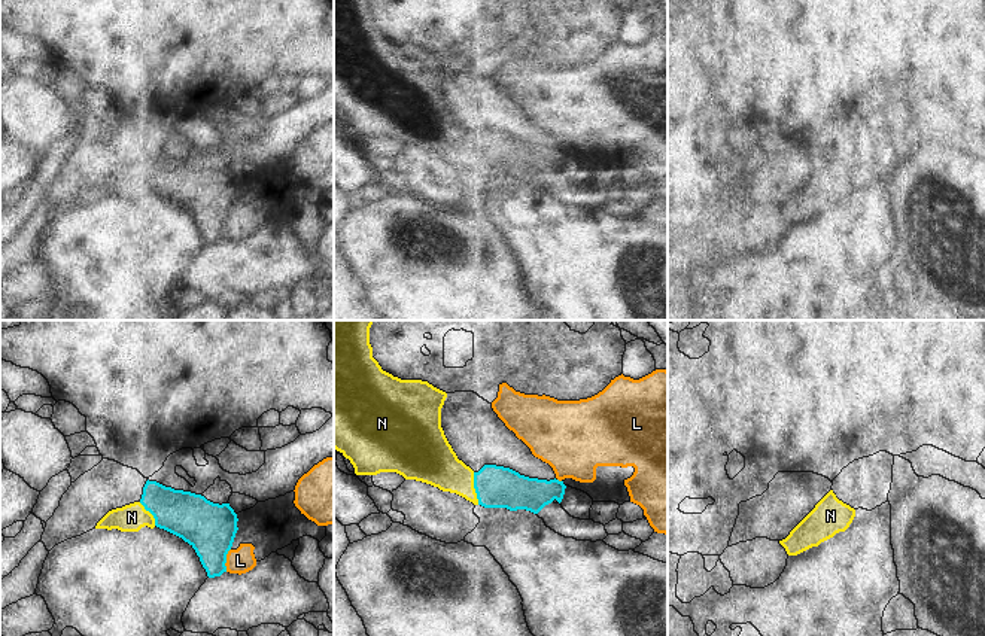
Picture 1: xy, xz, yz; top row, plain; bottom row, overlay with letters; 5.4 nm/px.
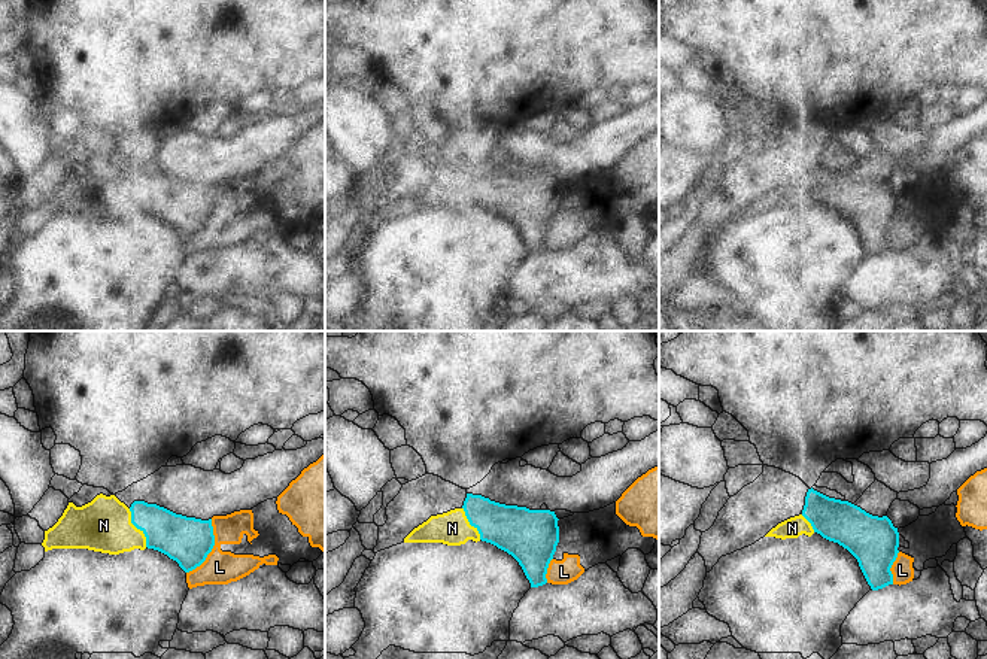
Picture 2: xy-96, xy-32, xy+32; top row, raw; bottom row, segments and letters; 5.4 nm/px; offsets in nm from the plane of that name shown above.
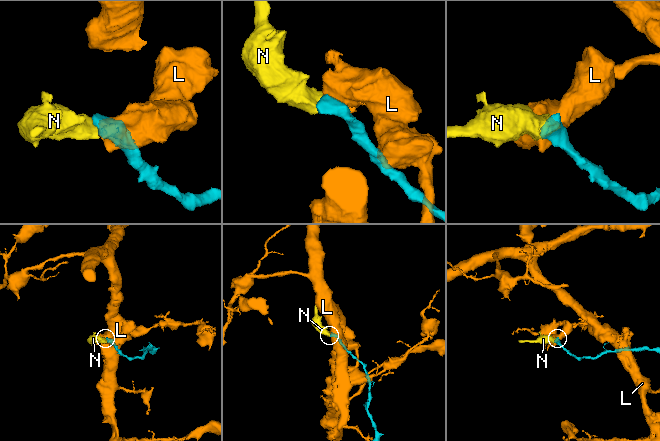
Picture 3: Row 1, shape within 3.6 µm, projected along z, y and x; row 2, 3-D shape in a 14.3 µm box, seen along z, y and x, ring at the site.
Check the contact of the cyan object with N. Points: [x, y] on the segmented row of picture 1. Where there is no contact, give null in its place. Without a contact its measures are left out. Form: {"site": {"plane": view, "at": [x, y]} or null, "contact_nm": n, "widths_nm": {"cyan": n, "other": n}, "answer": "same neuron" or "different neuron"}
{"site": {"plane": "xz", "at": [474, 487]}, "contact_nm": 180, "widths_nm": {"cyan": 220, "other": 240}, "answer": "same neuron"}

